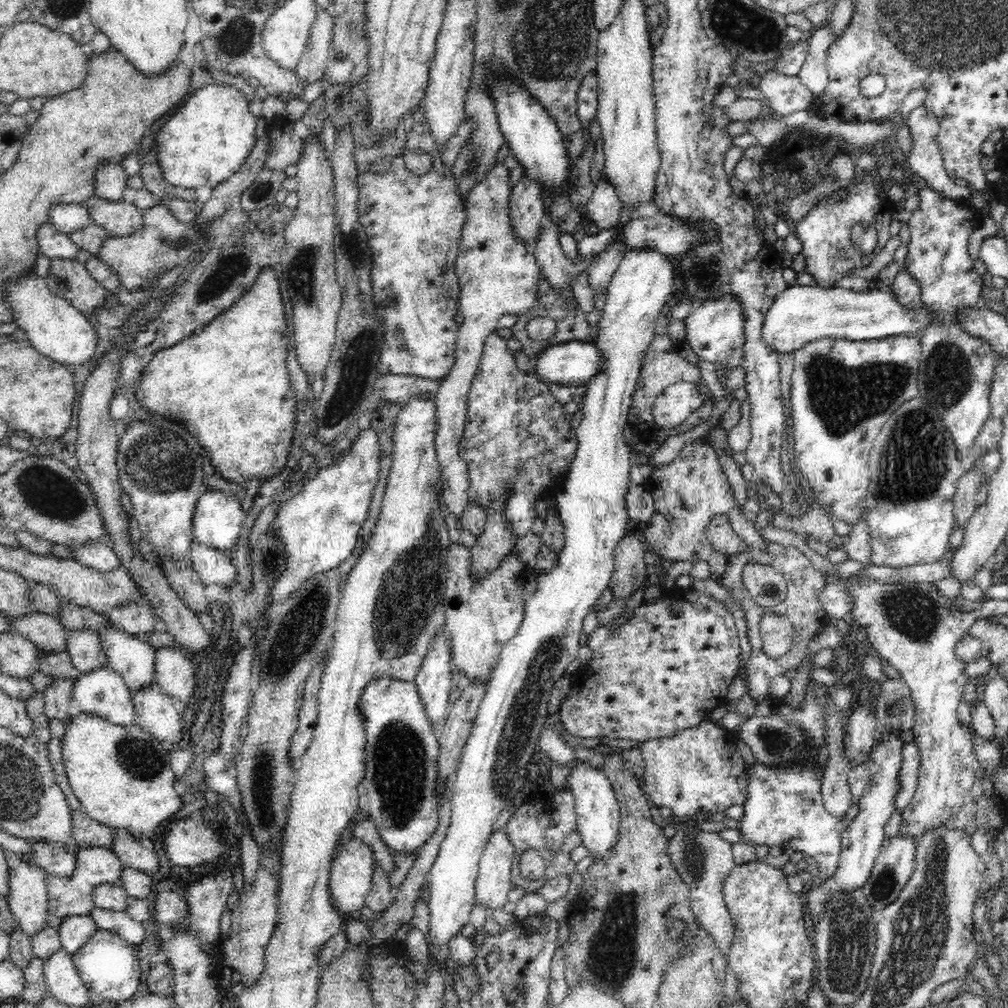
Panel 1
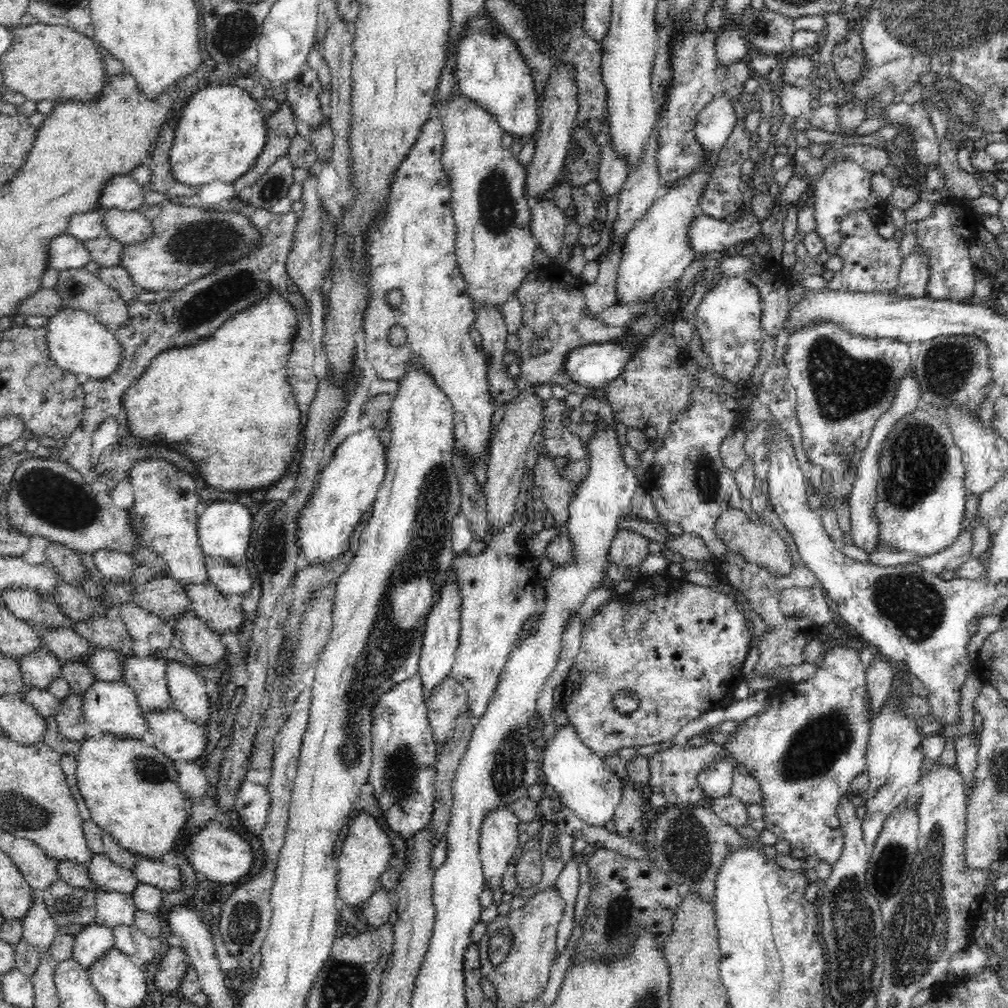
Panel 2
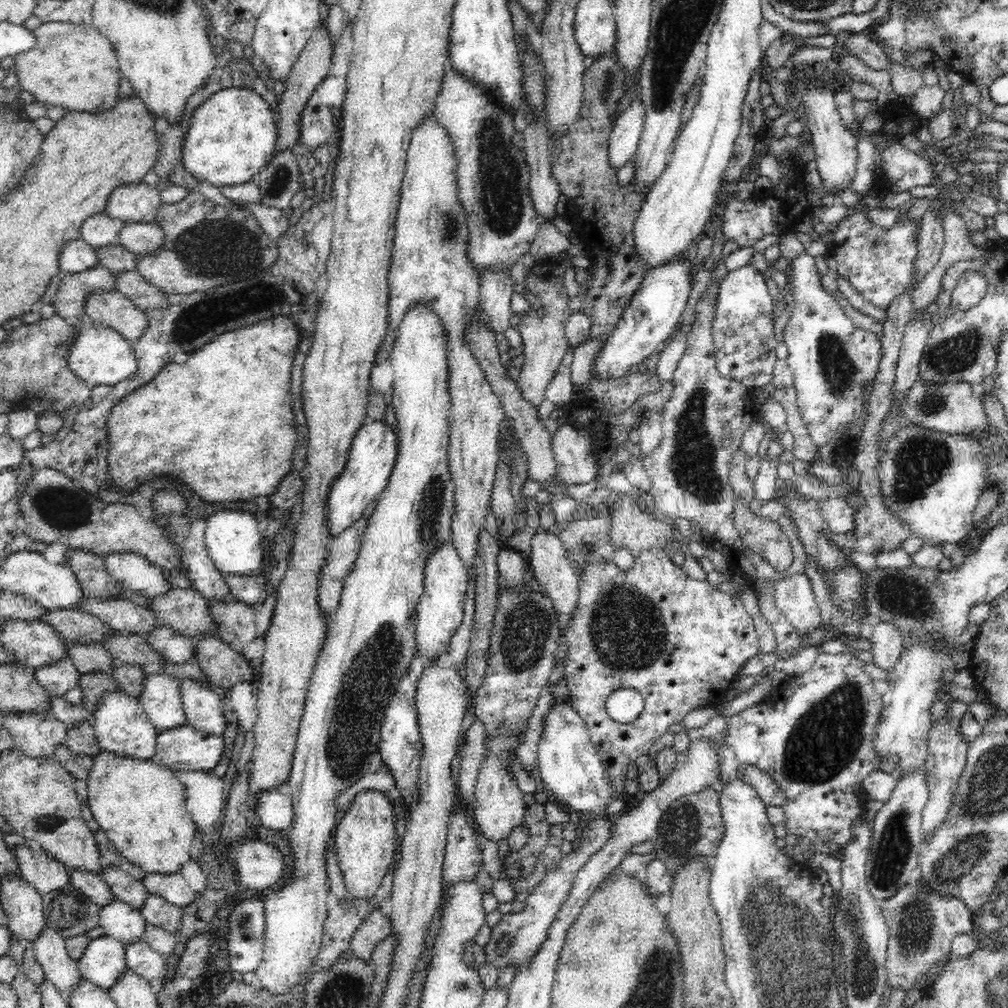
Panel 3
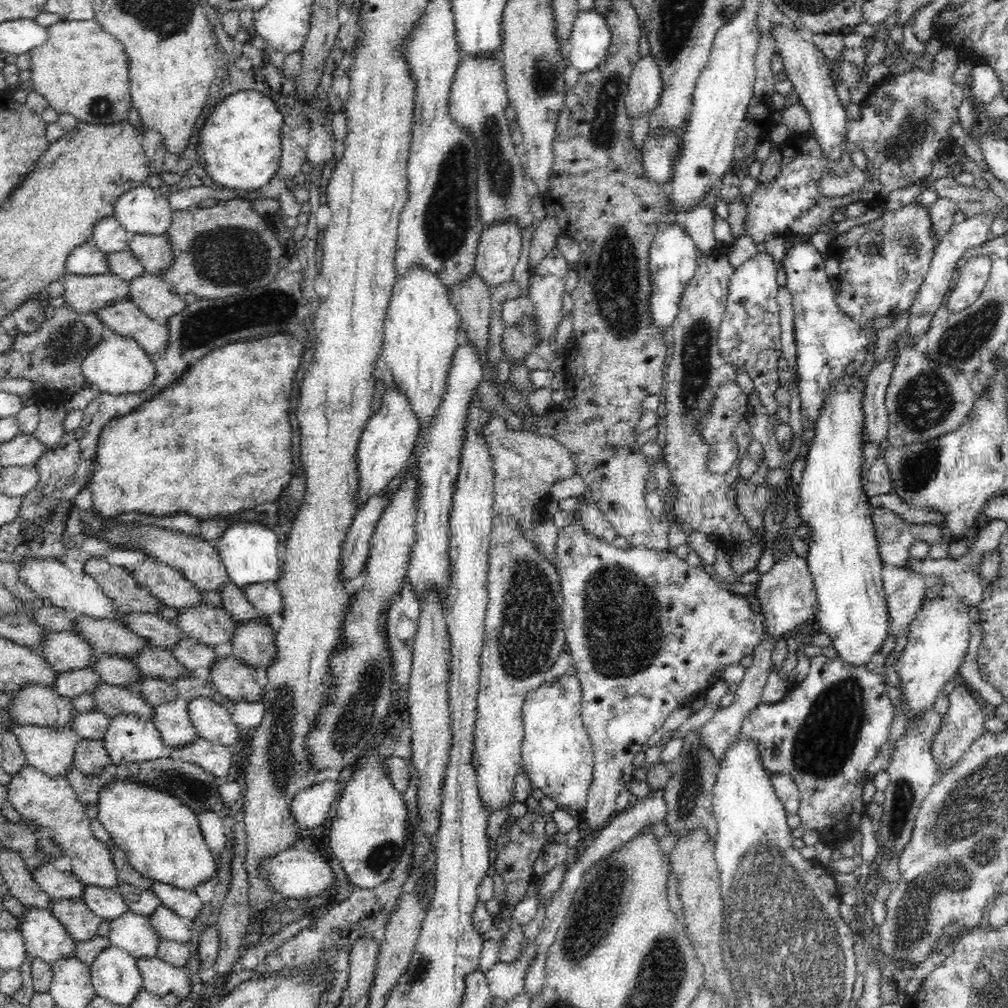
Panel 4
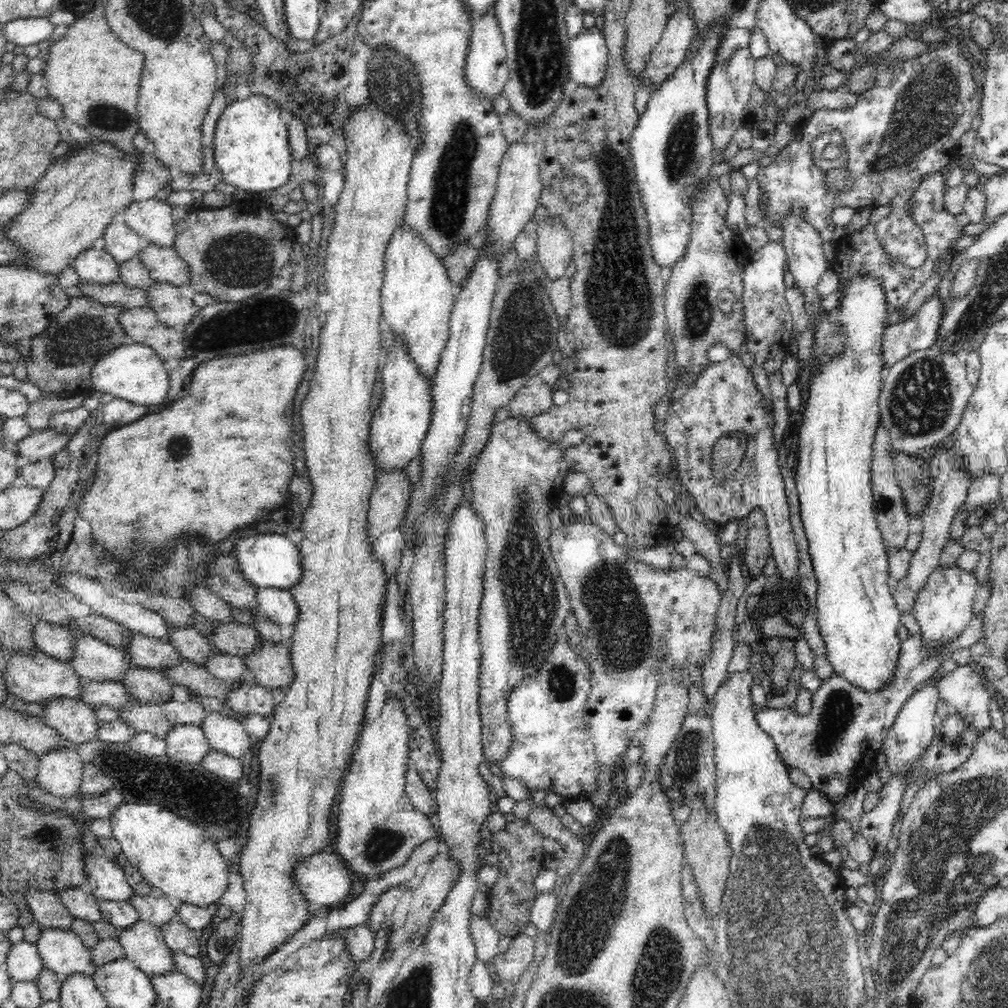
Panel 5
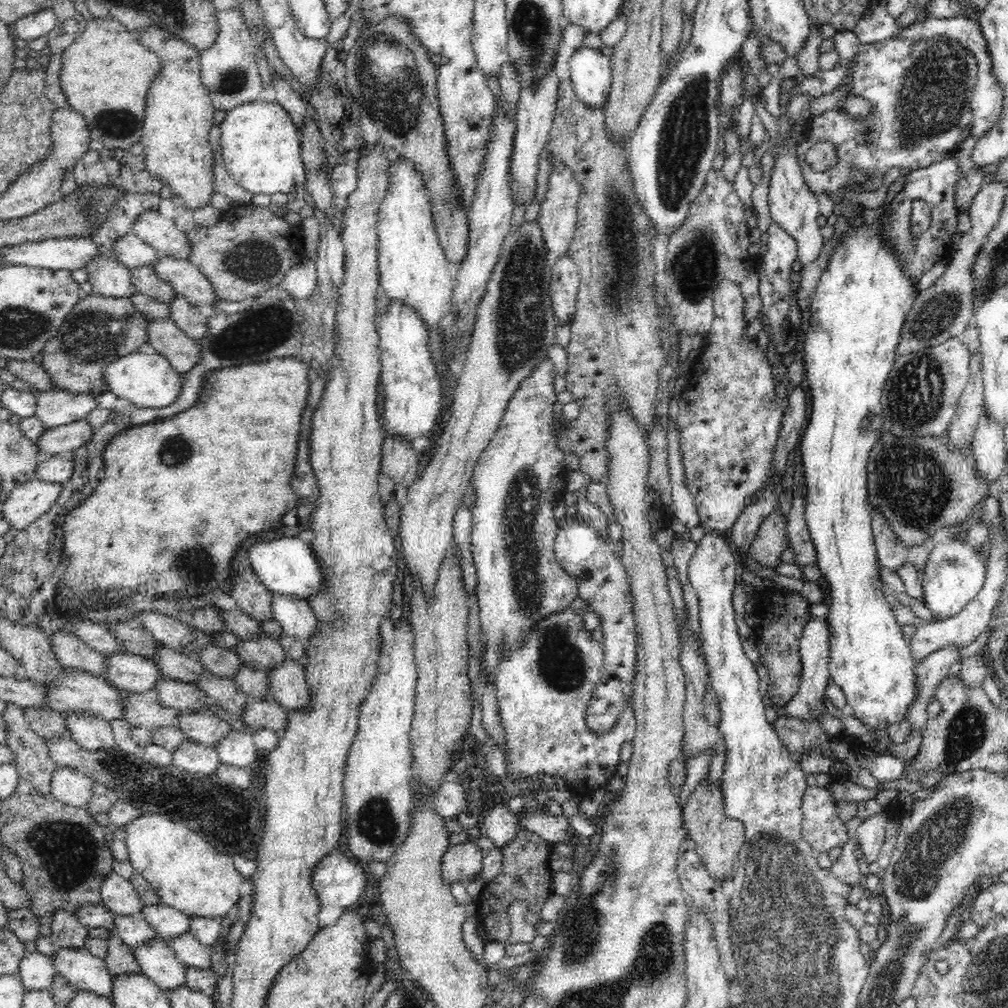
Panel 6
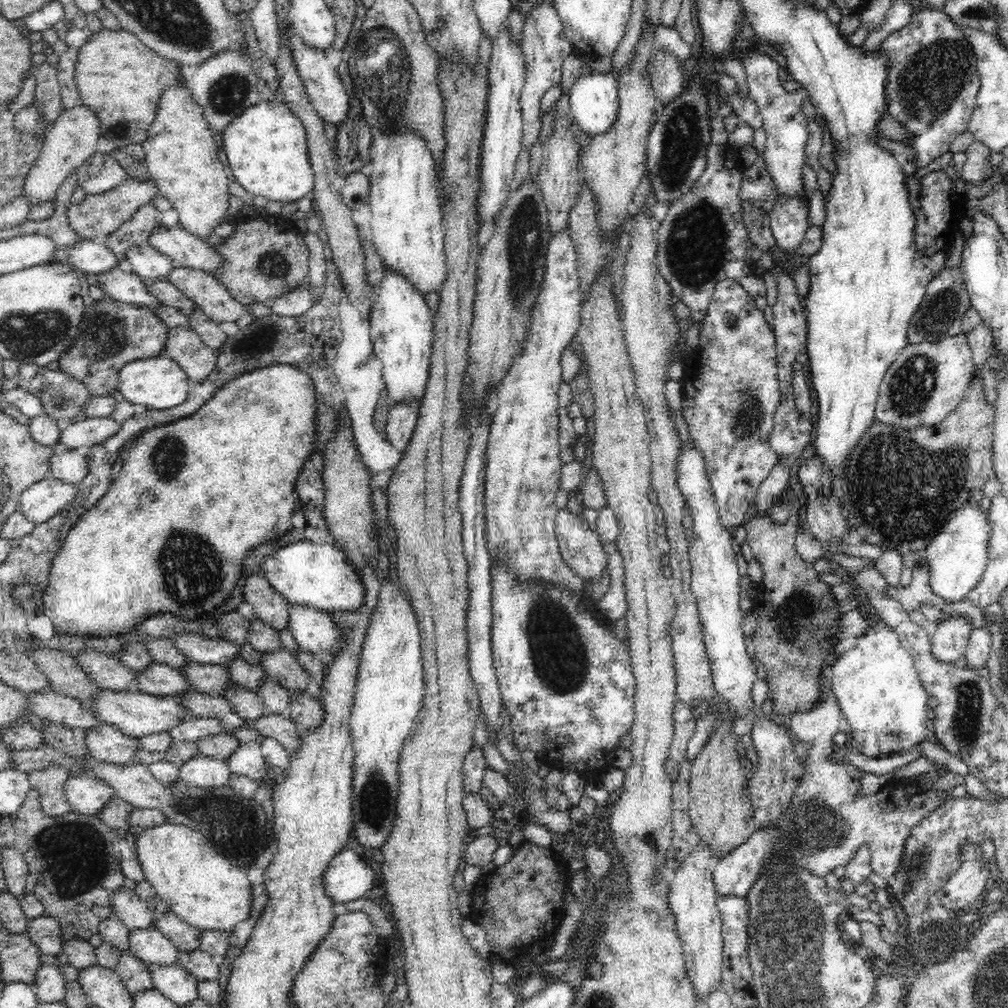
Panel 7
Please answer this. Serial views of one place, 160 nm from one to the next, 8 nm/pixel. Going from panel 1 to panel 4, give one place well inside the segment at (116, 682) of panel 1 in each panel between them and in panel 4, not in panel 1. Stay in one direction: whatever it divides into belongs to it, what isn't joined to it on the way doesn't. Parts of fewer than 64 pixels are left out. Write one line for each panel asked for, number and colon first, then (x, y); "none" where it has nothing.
2: (108, 707)
3: (120, 724)
4: (130, 738)

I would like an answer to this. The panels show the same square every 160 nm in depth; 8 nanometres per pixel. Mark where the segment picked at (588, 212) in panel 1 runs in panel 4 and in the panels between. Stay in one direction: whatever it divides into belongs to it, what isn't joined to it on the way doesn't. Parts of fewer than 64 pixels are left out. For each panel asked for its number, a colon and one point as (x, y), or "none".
2: (612, 172)
3: (624, 138)
4: (645, 86)

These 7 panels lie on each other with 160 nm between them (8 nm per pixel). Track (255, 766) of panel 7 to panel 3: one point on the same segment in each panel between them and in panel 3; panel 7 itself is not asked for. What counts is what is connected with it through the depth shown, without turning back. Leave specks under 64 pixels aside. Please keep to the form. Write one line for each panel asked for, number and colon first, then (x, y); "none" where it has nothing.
3: (204, 710)
4: (213, 722)
5: (224, 732)
6: (238, 748)

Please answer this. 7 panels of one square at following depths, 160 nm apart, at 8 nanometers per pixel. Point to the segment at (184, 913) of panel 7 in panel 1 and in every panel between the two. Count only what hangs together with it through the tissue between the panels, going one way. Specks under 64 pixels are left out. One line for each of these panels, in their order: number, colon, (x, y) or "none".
1: (122, 776)
2: (131, 789)
3: (141, 807)
4: (162, 838)
5: (178, 858)
6: (188, 873)

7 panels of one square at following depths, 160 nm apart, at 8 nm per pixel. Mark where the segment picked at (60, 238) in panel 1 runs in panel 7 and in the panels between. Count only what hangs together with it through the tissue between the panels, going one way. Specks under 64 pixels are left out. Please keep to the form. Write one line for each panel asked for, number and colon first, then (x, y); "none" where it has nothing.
2: (66, 253)
3: (76, 257)
4: (86, 260)
5: (93, 266)
6: (108, 278)
7: (120, 286)

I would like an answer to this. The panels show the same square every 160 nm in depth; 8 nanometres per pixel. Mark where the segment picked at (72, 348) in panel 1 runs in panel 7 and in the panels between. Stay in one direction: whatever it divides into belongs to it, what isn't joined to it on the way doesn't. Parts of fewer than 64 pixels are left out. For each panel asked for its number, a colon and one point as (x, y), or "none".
2: (77, 343)
3: (100, 356)
4: (118, 365)
5: (134, 372)
6: (147, 380)
7: (159, 383)

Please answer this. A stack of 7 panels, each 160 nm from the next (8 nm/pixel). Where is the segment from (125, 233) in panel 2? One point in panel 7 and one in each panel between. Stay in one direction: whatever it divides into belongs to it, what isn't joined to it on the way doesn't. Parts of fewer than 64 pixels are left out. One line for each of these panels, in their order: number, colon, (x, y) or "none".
3: (140, 238)
4: (154, 251)
5: (163, 264)
6: (187, 280)
7: (215, 301)

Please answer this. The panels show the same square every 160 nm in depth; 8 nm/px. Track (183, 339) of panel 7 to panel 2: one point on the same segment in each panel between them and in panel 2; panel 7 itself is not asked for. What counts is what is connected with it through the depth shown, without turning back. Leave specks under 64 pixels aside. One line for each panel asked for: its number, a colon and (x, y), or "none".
2: (79, 289)
3: (113, 310)
4: (124, 318)
5: (141, 325)
6: (183, 352)

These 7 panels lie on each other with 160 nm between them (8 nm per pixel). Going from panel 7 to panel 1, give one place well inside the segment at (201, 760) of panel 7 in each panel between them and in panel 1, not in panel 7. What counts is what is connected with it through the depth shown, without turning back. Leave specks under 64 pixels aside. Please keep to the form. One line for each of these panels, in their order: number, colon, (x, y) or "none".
1: (132, 658)
2: (147, 676)
3: (161, 698)
4: (171, 719)
5: (188, 744)
6: (192, 757)

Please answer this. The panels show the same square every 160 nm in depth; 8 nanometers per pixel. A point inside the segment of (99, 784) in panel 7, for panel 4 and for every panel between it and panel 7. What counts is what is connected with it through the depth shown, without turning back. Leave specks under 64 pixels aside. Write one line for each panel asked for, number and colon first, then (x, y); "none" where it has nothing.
4: (51, 751)
5: (60, 773)
6: (70, 787)

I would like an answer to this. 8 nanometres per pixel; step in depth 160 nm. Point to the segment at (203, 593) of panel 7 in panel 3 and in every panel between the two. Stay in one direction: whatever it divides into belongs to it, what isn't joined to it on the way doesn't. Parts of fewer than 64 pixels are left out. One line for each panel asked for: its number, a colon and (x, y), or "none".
3: (221, 422)
4: (215, 443)
5: (206, 465)
6: (161, 523)

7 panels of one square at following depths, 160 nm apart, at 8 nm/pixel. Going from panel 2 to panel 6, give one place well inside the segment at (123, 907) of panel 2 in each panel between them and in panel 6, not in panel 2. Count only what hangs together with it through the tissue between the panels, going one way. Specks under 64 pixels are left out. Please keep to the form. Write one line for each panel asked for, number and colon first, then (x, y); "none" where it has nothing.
3: (124, 922)
4: (132, 932)
5: (143, 943)
6: (158, 961)

